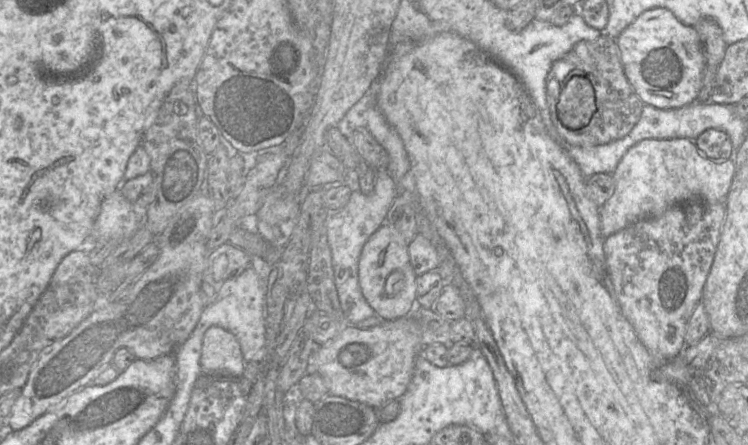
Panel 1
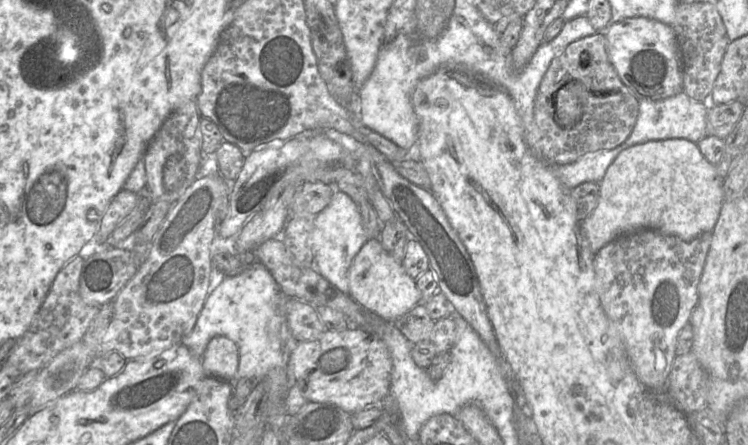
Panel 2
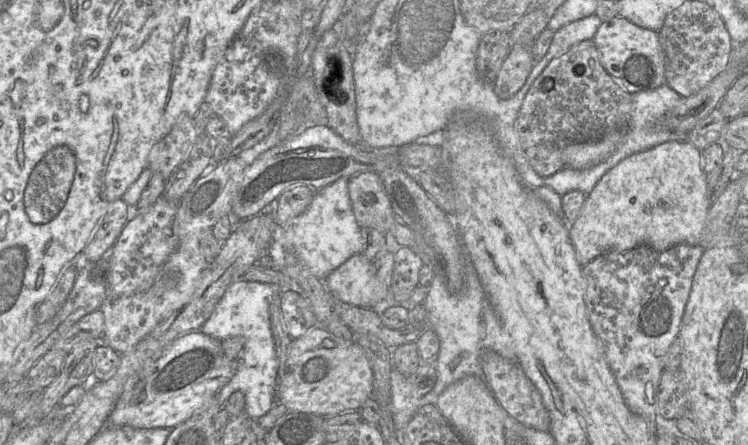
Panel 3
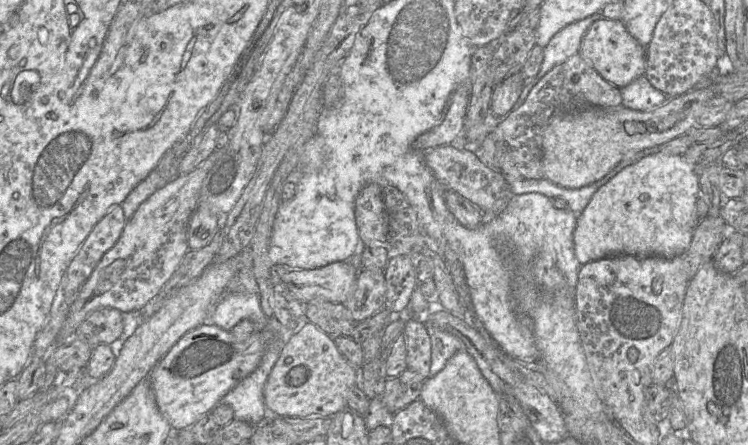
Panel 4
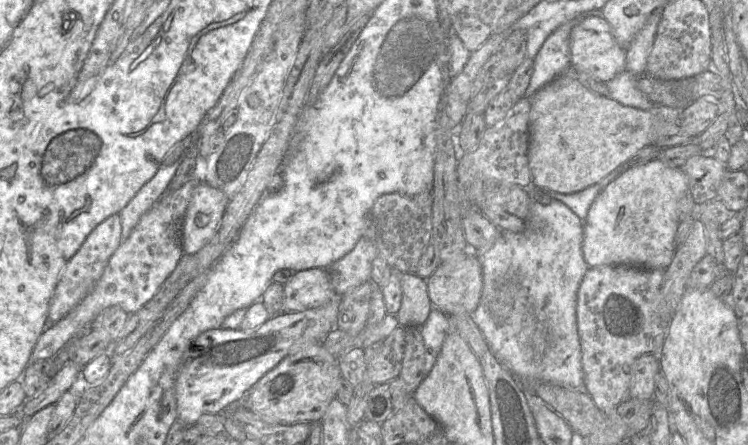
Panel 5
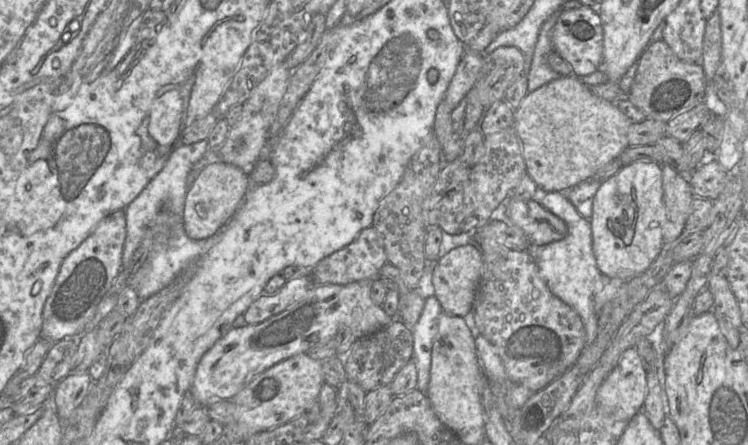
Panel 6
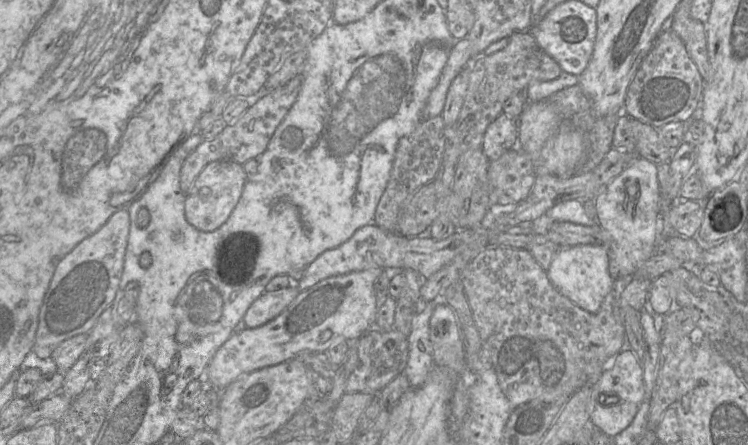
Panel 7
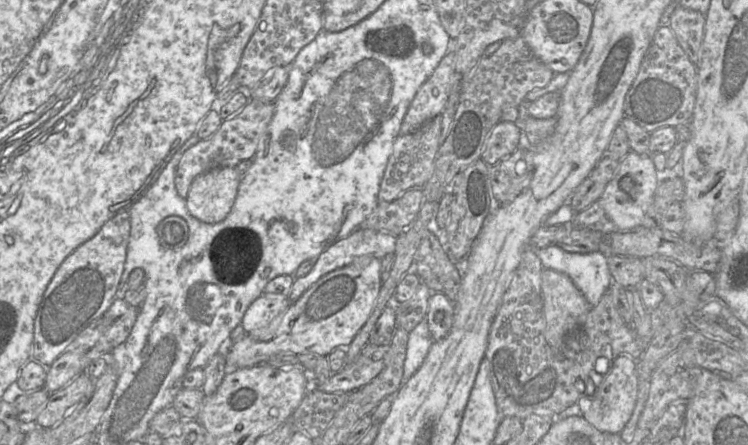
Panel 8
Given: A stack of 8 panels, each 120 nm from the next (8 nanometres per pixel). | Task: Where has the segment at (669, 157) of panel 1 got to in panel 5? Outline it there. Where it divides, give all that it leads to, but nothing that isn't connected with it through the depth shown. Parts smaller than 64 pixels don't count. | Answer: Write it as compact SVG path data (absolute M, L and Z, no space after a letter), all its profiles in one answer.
M659 159L623 172L597 196L583 221L582 252L586 264L664 270L676 251L675 235L680 224L678 203L688 192L684 171Z

